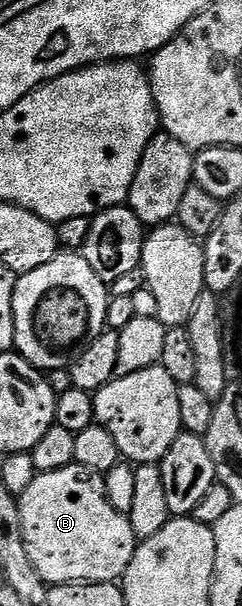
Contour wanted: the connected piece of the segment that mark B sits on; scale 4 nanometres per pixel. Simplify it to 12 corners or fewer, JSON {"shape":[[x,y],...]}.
{"shape":[[39,473],[18,498],[48,586],[114,583],[129,516],[103,474]]}

